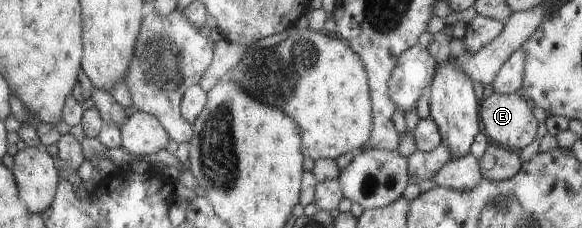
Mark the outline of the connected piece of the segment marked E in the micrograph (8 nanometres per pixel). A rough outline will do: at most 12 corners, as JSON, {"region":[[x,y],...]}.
{"region":[[492,92],[479,107],[490,143],[522,149],[536,119],[522,97]]}

